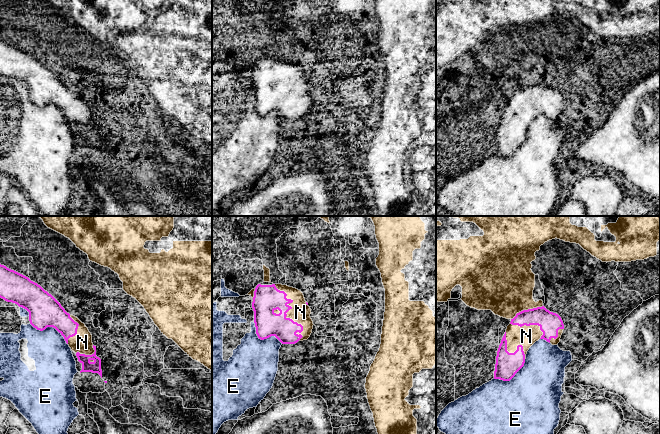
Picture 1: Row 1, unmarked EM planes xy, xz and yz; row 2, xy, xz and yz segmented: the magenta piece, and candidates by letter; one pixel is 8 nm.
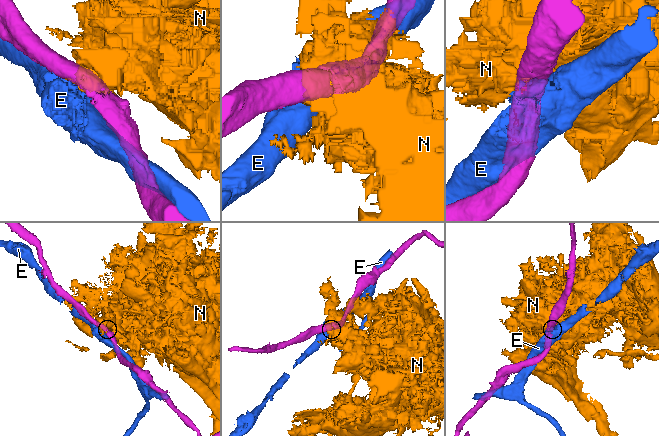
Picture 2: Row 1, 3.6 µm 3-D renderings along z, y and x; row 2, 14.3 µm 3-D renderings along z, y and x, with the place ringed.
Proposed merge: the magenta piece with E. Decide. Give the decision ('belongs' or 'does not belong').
does not belong

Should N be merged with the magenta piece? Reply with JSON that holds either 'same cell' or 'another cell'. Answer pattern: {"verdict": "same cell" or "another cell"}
{"verdict": "another cell"}

